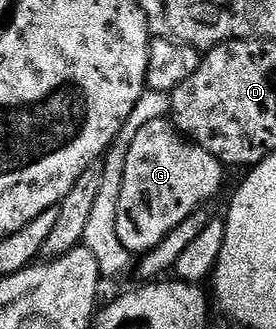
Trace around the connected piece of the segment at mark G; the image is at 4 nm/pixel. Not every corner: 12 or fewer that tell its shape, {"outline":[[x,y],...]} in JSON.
{"outline":[[170,120],[125,159],[117,239],[148,253],[222,187]]}

